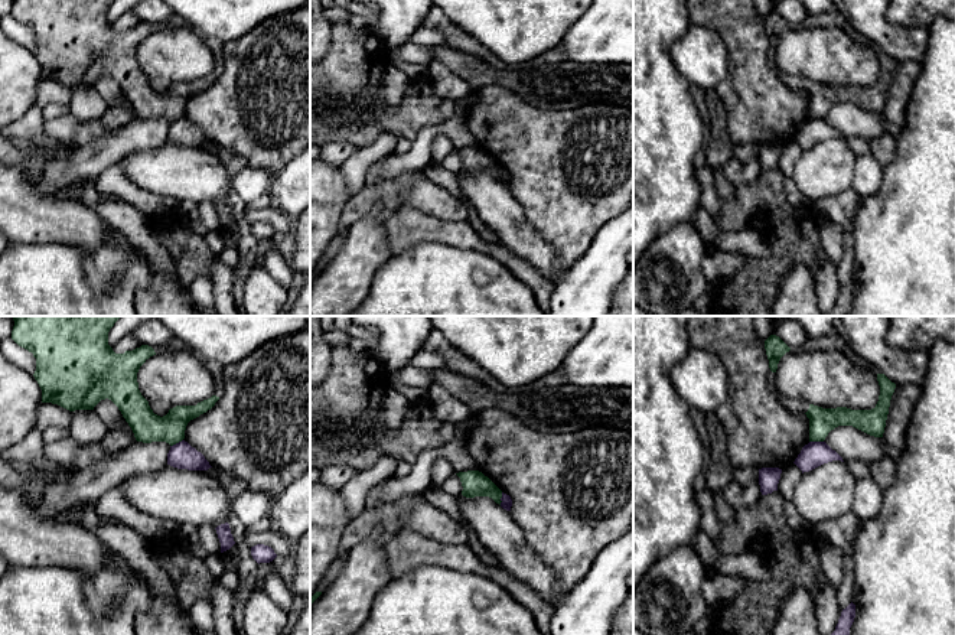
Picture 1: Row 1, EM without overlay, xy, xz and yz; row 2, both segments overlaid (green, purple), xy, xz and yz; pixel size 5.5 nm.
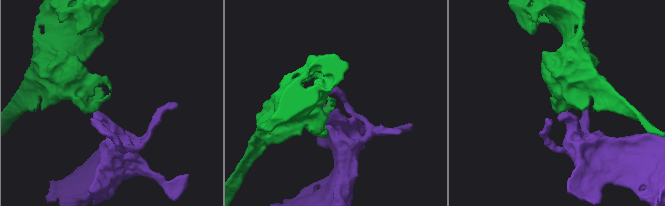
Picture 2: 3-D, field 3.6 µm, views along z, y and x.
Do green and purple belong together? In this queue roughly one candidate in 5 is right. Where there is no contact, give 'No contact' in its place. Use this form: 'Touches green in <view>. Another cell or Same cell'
Touches green in yz. Another cell

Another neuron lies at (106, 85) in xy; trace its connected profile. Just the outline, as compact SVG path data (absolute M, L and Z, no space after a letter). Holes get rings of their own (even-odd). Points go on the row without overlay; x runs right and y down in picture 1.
M108 75L101 76L95 84L94 88L98 91L98 94L111 105L114 101L118 102L120 107L127 108L130 114L133 115L133 120L136 118L134 110L126 95L123 94L118 84Z

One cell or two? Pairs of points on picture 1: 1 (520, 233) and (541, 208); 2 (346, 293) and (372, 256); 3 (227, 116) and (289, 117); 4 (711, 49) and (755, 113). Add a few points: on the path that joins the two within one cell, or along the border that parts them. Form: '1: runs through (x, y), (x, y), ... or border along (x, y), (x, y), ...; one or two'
1: border along (512, 192), (525, 221), (551, 247); two
2: runs through (346, 285), (364, 264); one
3: runs through (243, 116), (273, 116); one
4: border along (722, 38), (727, 54), (727, 74), (716, 88); two

